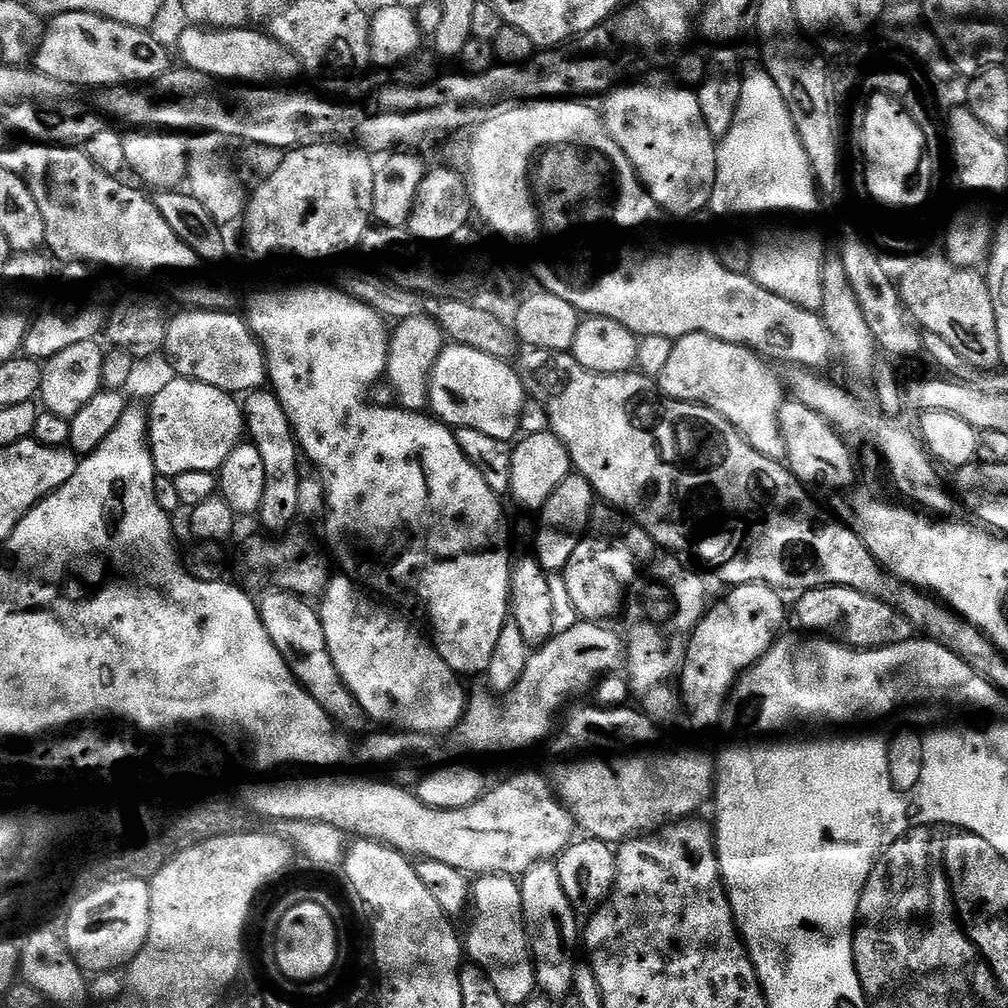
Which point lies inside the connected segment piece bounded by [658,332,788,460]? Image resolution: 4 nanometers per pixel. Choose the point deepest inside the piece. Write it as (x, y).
(730, 378)

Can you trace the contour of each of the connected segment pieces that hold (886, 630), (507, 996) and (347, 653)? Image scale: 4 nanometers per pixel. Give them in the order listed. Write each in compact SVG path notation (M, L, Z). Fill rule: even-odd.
M830 586L829 588L809 588L799 593L800 601L796 604L796 620L804 628L809 628L809 633L824 634L827 628L836 628L843 622L848 627L847 643L853 648L861 650L865 648L883 648L886 644L905 644L913 639L914 627L910 618L906 618L892 604L887 604L882 598L872 596L868 592L863 592L857 588L847 588L846 586Z
M482 876L474 884L472 929L466 936L466 956L494 982L505 1005L522 1006L537 995L536 962L524 928L524 910L520 885L510 876ZM476 904L476 909L475 908Z
M333 575L318 604L326 644L345 685L364 708L365 715L376 720L385 720L385 725L399 726L409 732L421 734L451 733L459 728L468 706L469 697L464 696L461 677L443 661L436 649L416 628L411 628L400 616L388 608L375 604L368 596L356 589L357 581L351 575Z

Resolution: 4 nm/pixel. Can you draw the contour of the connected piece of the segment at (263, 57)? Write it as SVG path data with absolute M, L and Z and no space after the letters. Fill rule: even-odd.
M188 26L180 36L180 56L187 67L205 72L222 80L263 82L268 86L284 86L302 72L298 56L267 31L259 32L253 26L214 28Z

